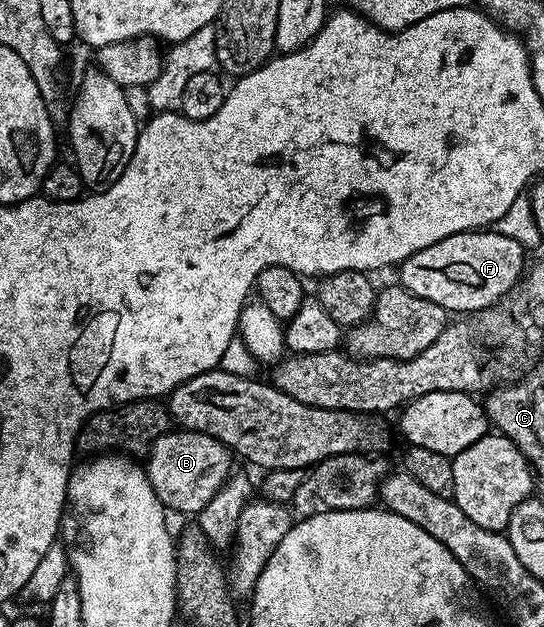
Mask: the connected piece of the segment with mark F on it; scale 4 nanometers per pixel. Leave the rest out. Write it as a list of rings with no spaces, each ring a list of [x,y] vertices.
[[[480,229],[477,231],[462,231],[453,237],[445,237],[439,239],[437,245],[429,245],[422,247],[417,253],[413,253],[413,257],[409,257],[404,263],[398,264],[397,271],[399,271],[399,279],[397,279],[398,286],[403,287],[409,293],[413,293],[417,297],[425,297],[425,301],[433,301],[437,305],[441,305],[448,311],[448,313],[470,313],[473,311],[484,311],[486,307],[491,307],[494,303],[498,303],[510,296],[511,292],[515,290],[517,284],[522,280],[525,274],[525,266],[523,267],[523,256],[525,256],[524,248],[511,237],[502,236],[501,233],[494,229]]]

